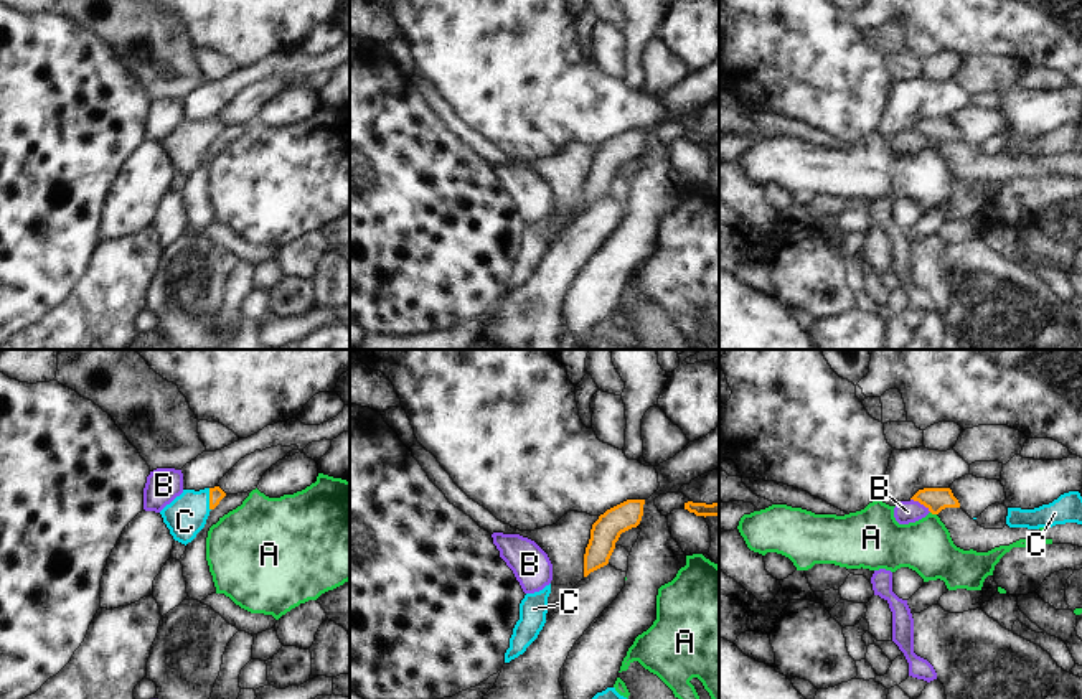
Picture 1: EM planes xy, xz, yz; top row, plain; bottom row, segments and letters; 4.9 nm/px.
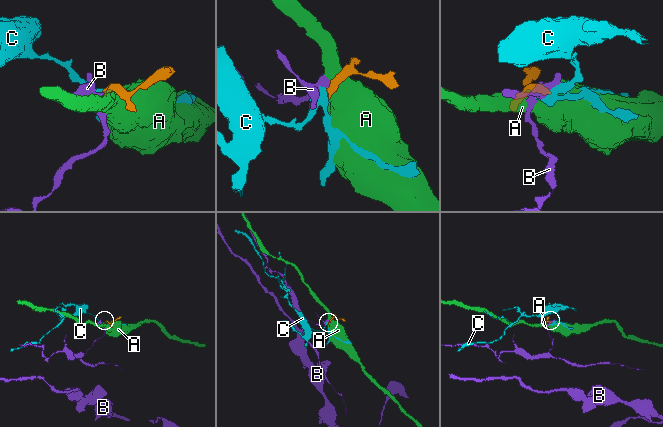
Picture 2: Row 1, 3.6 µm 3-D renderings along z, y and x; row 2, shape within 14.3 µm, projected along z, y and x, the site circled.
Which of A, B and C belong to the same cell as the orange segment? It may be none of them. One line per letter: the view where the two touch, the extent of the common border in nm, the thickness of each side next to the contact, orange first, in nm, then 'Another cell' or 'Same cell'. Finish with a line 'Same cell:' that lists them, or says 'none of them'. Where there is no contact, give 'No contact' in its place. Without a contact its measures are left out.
A: Touches orange in yz. Shared border 40 nm. Thickness 110 nm (orange) against 260 nm. Another cell
B: Touches orange in yz. Shared border 120 nm. Thickness 110 nm (orange) against 110 nm. Another cell
C: Touches orange in xy. Shared border 110 nm. Thickness 70 nm (orange) against 200 nm. Same cell
Same cell: C

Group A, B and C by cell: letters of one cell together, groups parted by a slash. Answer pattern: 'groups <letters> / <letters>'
groups A / B / C

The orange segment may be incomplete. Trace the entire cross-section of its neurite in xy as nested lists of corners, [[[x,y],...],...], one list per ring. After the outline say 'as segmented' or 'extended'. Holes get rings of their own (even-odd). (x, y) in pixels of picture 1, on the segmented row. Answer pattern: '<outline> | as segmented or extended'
[[[205,488],[200,491],[183,490],[160,514],[175,541],[191,542],[205,528],[209,511],[214,509],[226,493],[219,488]]] | extended

